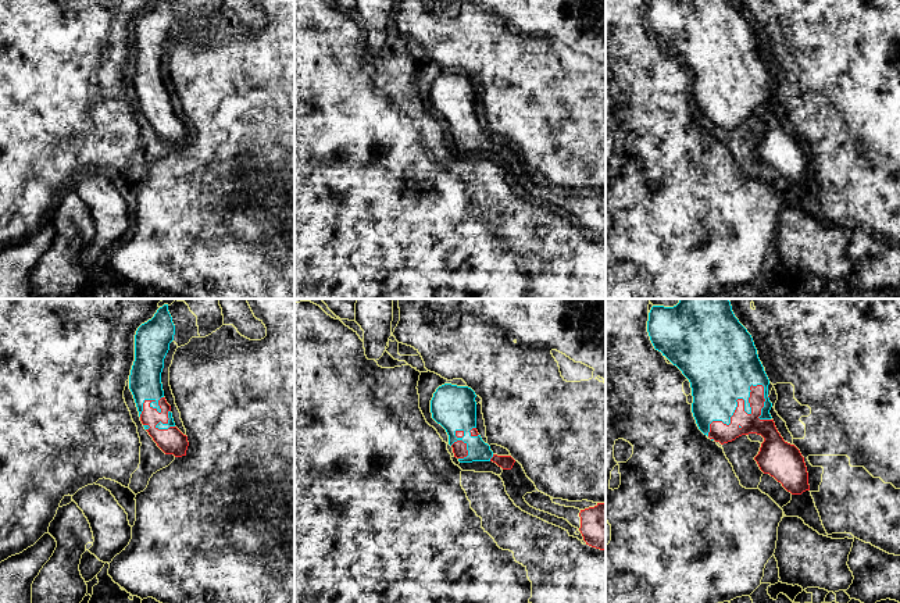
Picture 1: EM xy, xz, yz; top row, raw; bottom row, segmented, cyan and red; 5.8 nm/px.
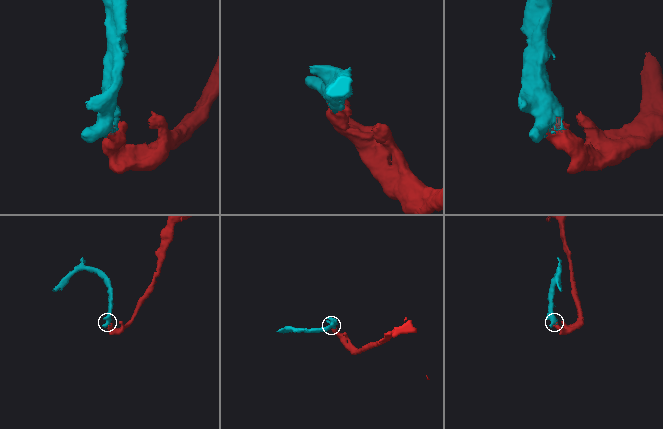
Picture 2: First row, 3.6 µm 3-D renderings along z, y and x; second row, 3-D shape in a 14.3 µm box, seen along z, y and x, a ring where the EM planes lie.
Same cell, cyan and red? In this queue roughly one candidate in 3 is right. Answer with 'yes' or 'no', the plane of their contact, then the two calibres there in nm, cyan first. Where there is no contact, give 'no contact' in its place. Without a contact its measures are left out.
yes | yz | 440/120 nm

